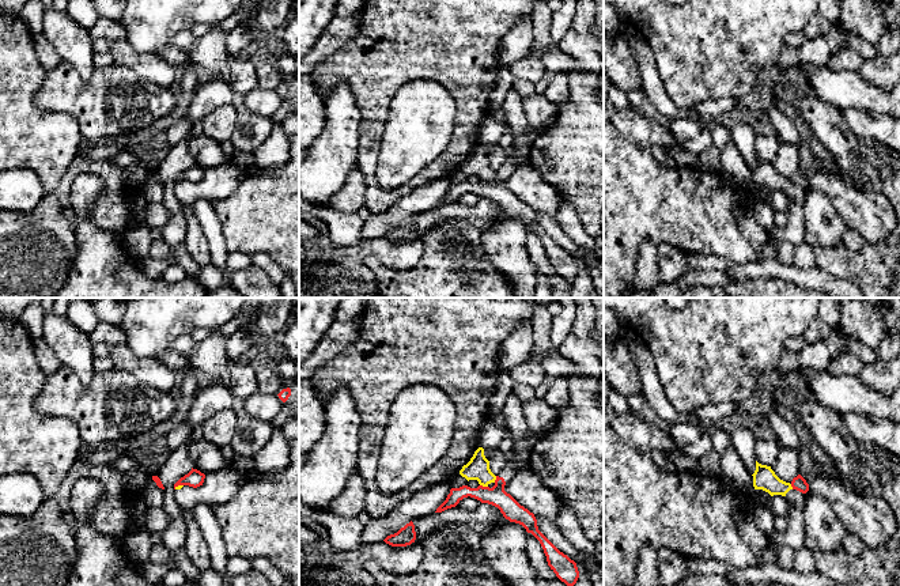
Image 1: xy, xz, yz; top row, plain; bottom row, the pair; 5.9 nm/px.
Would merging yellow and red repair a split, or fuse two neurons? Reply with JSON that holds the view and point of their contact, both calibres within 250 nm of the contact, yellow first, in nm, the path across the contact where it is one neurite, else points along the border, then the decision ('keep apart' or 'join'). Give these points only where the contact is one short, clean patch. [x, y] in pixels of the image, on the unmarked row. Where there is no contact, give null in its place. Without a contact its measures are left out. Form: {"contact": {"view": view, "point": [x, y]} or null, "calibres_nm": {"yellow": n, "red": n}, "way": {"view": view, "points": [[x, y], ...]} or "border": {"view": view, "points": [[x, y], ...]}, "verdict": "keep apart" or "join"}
{"contact": {"view": "xz", "point": [484, 181]}, "calibres_nm": {"yellow": 140, "red": 120}, "border": {"view": "xz", "points": [[480, 180], [487, 182]]}, "verdict": "keep apart"}

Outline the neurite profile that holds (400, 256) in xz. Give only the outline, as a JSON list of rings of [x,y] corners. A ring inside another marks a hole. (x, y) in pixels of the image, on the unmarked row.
[[[481,199],[474,207],[464,207],[458,201],[442,208],[415,213],[416,235],[406,242],[392,242],[385,237],[370,241],[371,254],[377,256],[382,265],[406,271],[419,265],[423,254],[421,231],[440,222],[465,220],[484,232],[489,226],[503,216],[500,205],[492,200]]]

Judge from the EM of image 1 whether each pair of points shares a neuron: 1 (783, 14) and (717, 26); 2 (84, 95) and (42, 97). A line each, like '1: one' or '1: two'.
1: one
2: one

